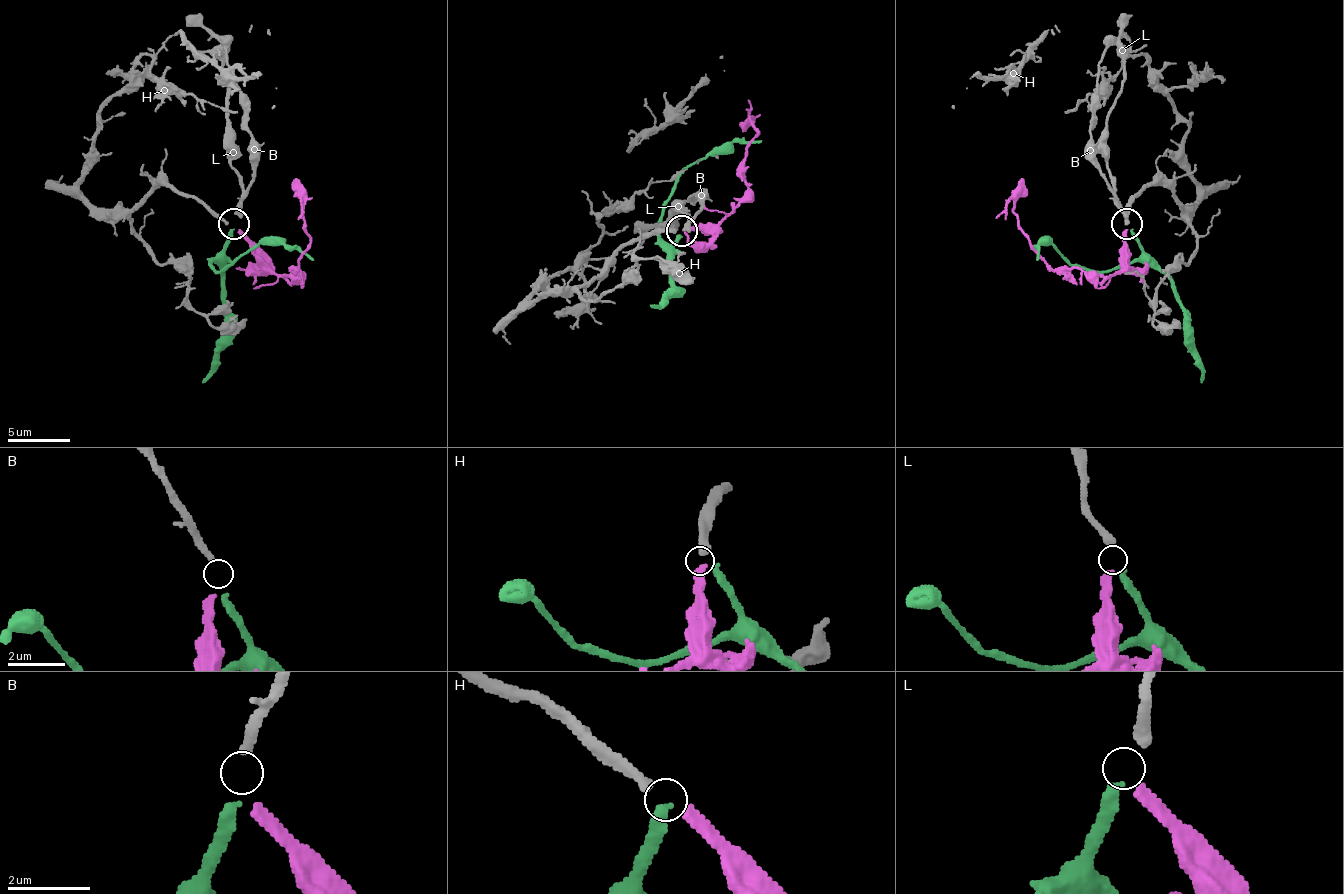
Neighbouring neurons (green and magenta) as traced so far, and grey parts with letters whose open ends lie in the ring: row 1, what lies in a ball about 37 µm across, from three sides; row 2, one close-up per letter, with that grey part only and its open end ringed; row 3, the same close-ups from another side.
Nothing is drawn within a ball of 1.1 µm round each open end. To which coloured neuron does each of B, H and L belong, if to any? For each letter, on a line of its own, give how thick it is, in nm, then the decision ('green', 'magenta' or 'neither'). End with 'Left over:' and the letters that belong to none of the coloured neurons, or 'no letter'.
B: calibre 240 nm; neither
H: calibre 280 nm; magenta
L: calibre 280 nm; green
Left over: B

